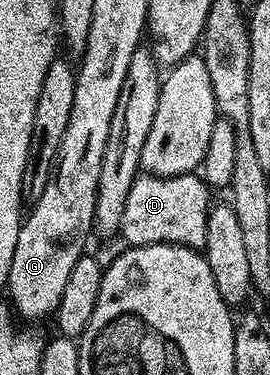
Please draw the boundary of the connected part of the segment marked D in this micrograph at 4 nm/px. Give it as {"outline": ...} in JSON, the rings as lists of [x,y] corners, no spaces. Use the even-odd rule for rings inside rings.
{"outline":[[[139,174],[128,190],[120,235],[127,245],[179,244],[185,248],[205,249],[208,214],[212,207],[212,188],[198,174],[188,176],[147,176]]]}

